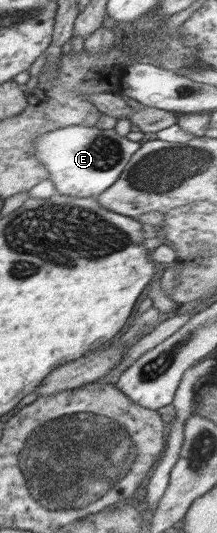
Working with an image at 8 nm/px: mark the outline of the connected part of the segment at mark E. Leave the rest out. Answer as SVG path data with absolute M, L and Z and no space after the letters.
M73 125L39 135L34 144L34 157L45 165L49 179L60 195L87 198L98 196L113 186L140 146L139 141L120 136L115 129Z

